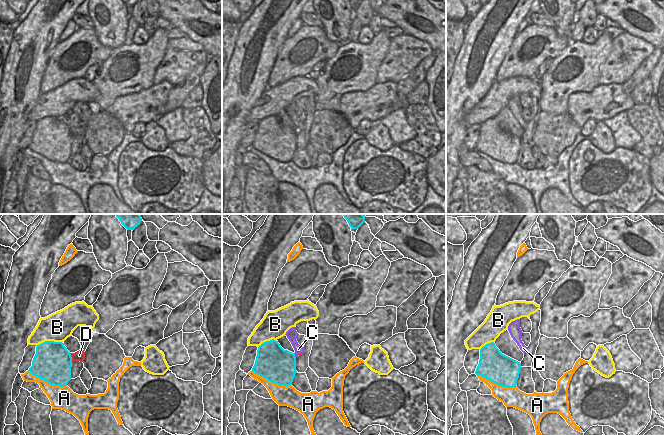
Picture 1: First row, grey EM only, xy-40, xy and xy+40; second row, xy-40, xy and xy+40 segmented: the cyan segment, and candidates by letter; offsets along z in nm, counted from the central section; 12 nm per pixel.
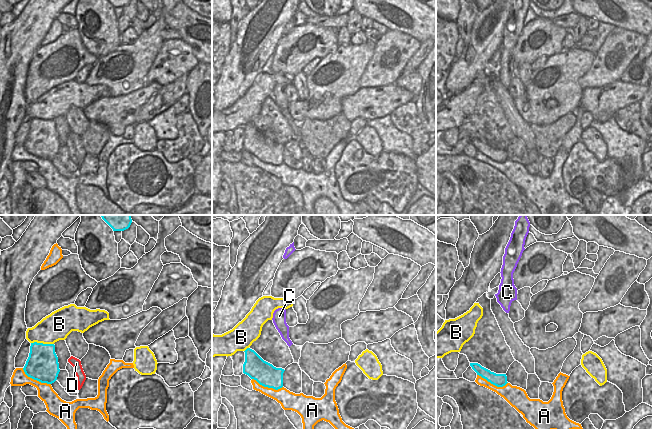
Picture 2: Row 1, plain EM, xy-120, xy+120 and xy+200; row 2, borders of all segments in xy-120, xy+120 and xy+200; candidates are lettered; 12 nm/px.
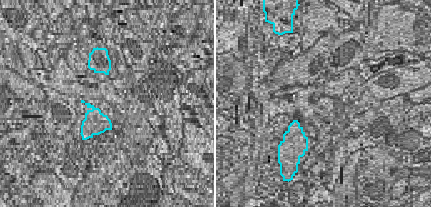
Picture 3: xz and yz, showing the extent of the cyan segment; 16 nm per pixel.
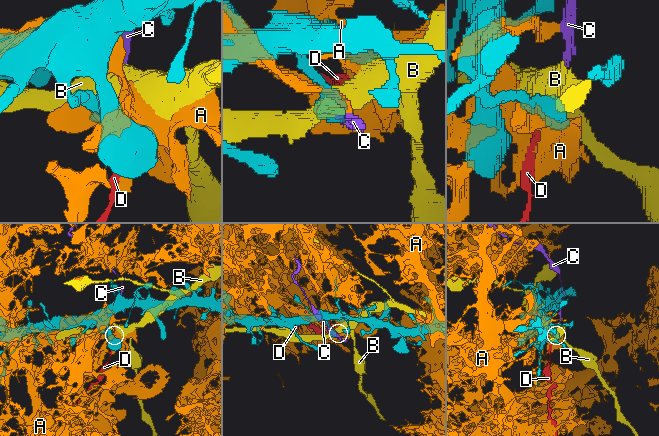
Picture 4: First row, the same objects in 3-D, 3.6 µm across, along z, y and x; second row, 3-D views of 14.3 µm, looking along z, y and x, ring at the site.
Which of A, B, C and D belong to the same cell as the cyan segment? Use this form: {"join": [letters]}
{"join": []}

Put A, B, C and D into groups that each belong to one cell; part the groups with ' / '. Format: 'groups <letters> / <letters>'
groups A / B / C D

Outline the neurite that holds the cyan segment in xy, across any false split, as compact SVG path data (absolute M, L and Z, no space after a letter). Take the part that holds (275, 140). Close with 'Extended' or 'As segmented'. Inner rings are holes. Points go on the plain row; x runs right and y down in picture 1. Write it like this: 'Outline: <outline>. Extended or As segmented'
Outline: M274 115L266 117L258 123L257 132L252 147L279 162L290 162L292 161L295 150L297 149L295 130L288 126L284 126L278 117Z. As segmented

